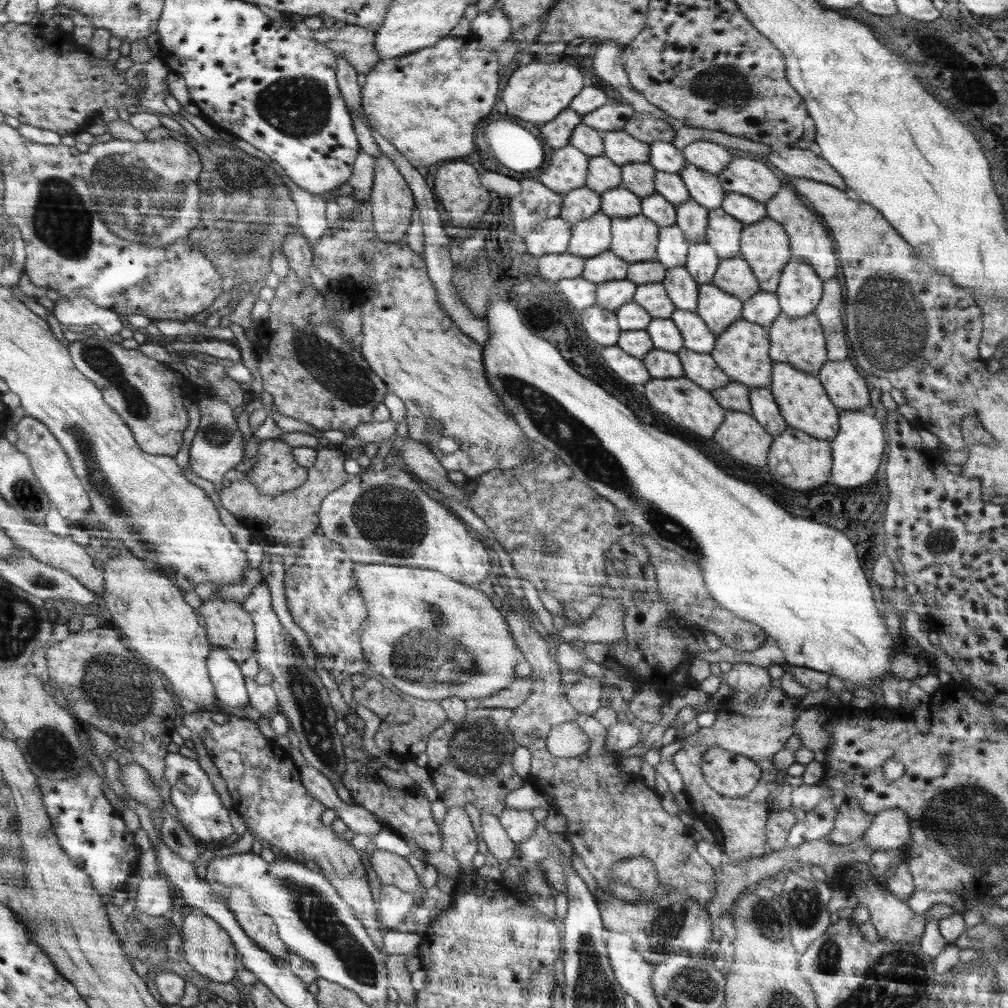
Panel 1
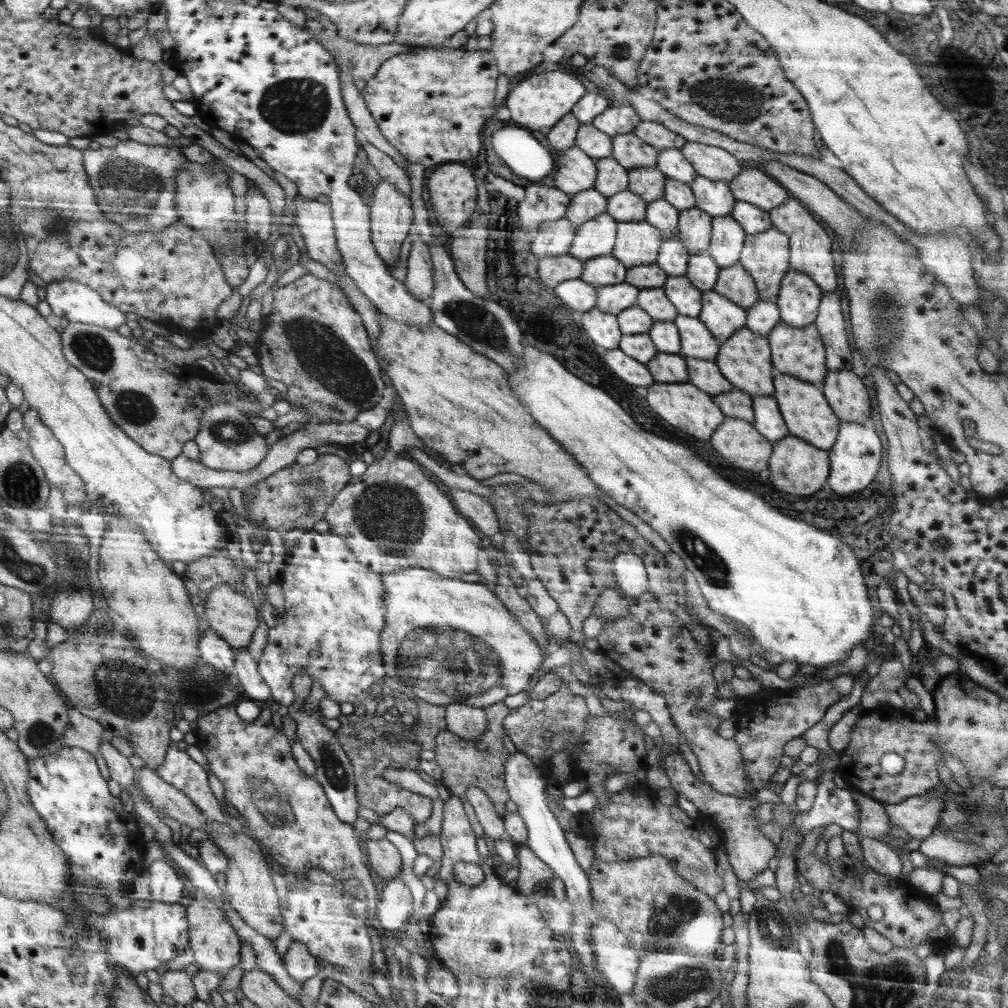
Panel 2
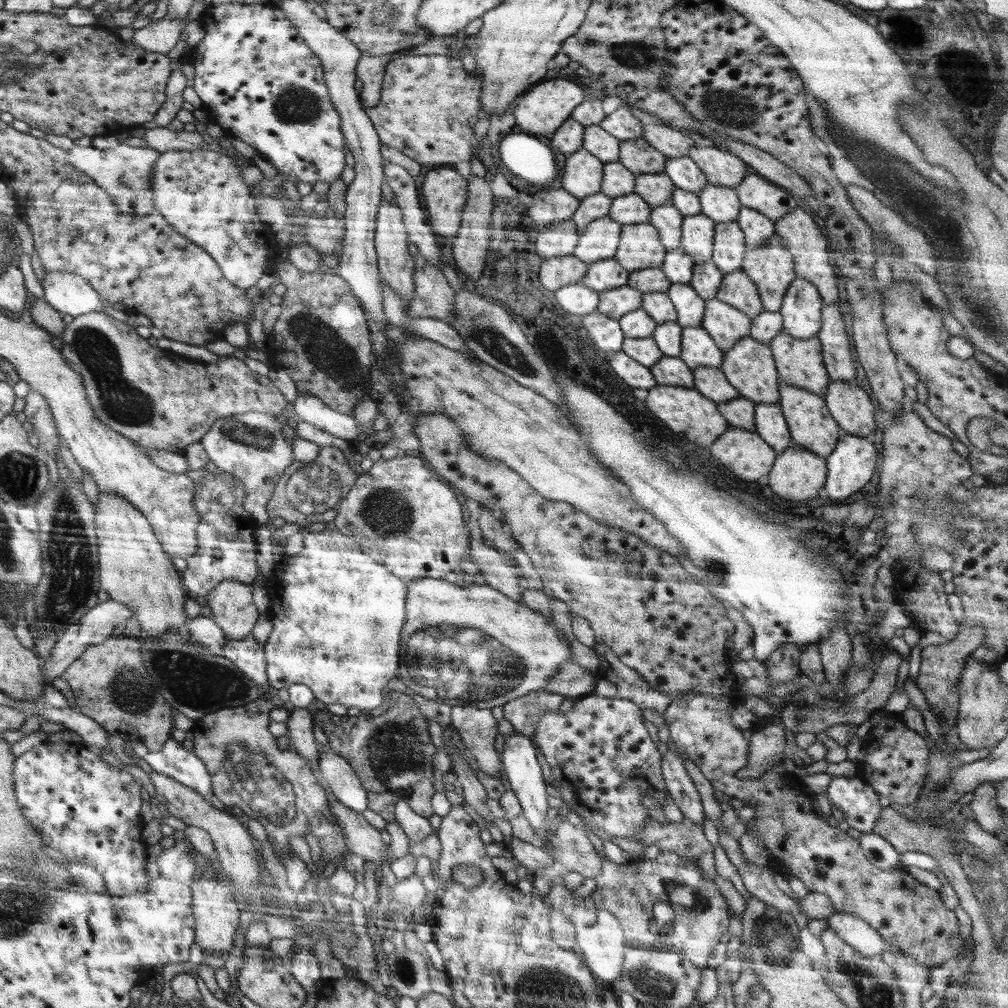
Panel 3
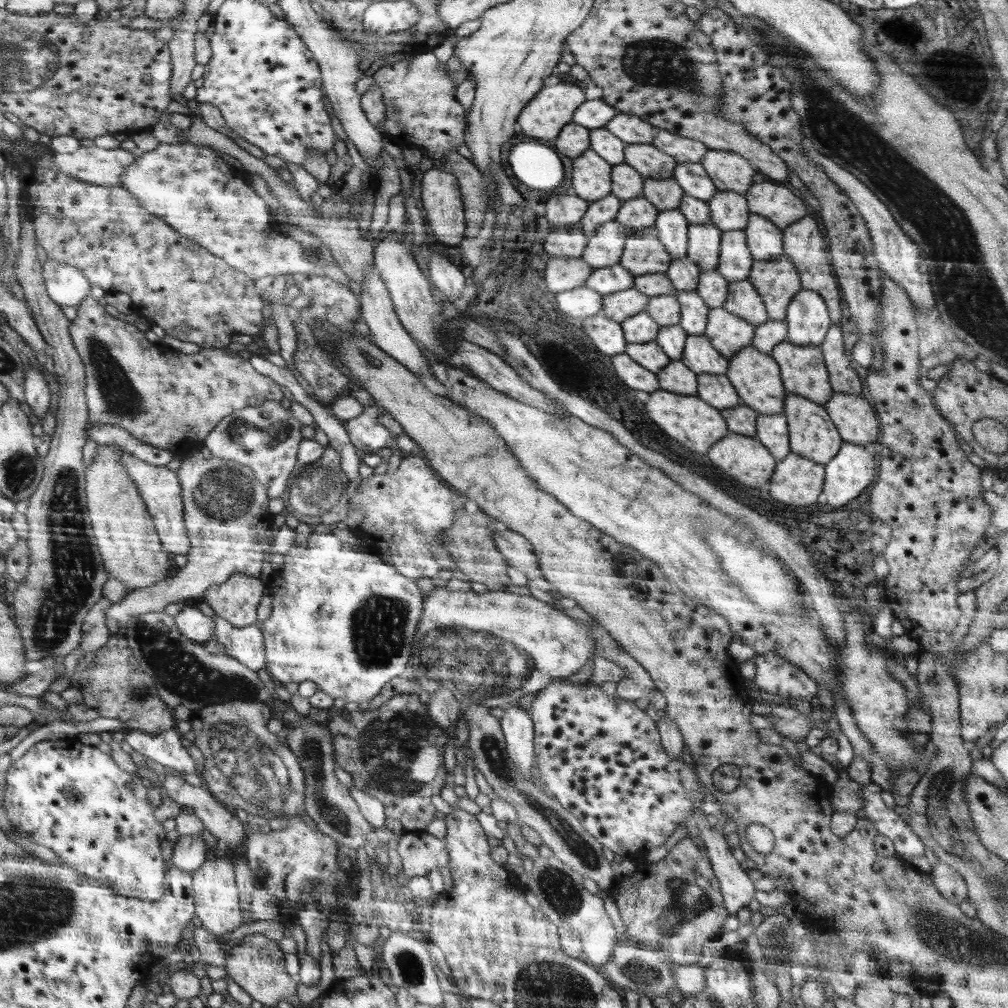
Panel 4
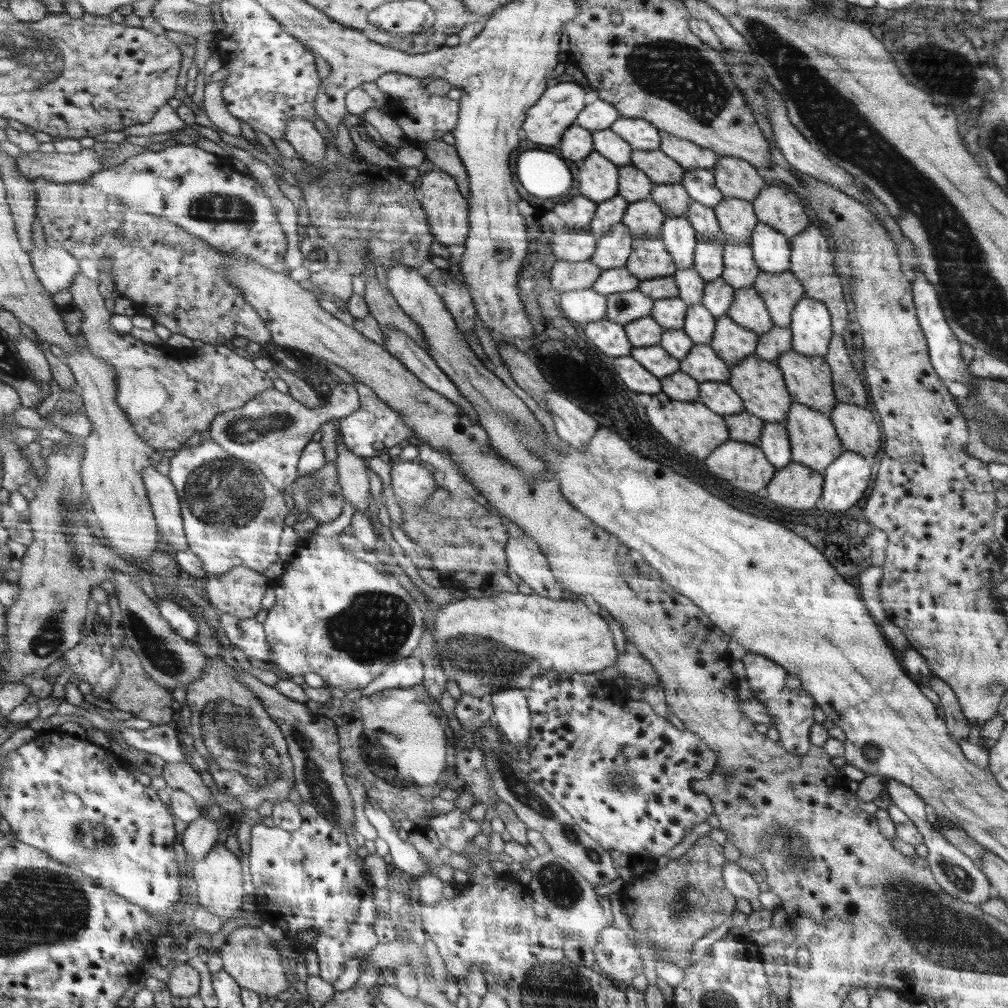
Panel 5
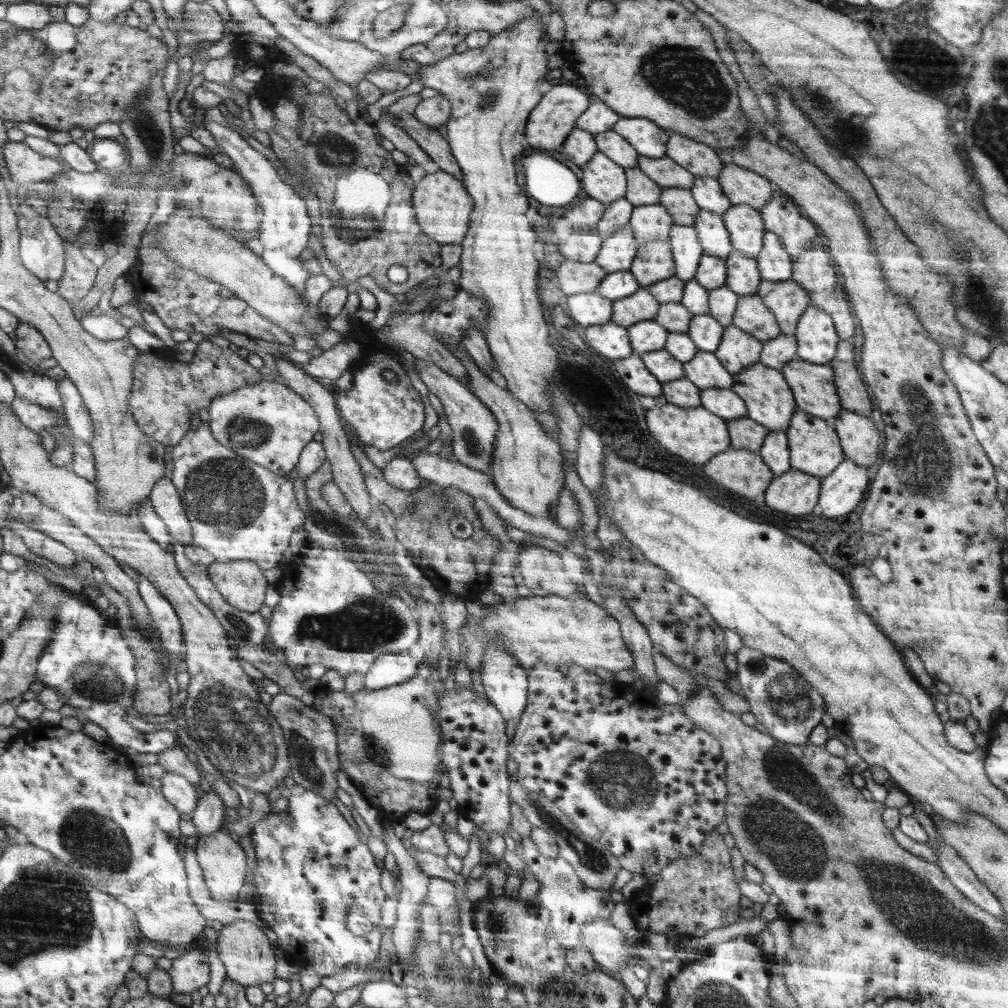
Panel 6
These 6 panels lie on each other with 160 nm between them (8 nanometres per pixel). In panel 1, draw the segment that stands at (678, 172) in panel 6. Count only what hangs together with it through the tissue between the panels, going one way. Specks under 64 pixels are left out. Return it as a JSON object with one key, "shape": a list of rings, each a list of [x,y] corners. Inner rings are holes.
{"shape":[[[610,130],[603,134],[603,155],[614,164],[624,165],[632,162],[649,162],[650,145],[630,136],[624,130]]]}

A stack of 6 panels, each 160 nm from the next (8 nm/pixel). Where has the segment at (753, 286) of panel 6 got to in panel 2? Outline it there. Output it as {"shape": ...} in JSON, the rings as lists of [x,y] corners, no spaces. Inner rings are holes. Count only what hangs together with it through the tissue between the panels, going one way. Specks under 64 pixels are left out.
{"shape":[[[732,215],[713,217],[708,250],[720,269],[732,267],[739,262],[746,236],[748,233]]]}

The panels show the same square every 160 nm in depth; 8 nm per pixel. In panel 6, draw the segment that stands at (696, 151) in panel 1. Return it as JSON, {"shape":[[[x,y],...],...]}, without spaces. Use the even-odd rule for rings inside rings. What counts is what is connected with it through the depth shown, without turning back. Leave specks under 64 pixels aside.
{"shape":[[[726,164],[721,170],[719,181],[725,195],[734,205],[749,204],[760,210],[772,199],[770,182],[753,169]]]}

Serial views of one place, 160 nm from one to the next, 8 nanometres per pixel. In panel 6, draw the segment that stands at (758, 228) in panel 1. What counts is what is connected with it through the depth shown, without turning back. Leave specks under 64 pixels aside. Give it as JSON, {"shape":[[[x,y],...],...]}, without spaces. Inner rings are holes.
{"shape":[[[794,280],[762,281],[756,293],[772,310],[782,334],[795,336],[799,319],[812,304],[812,298],[805,288]]]}

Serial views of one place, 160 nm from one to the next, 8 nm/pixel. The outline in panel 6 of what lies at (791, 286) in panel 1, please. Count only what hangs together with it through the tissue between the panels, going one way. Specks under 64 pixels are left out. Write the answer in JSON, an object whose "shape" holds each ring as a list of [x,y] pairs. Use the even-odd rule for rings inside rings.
{"shape":[[[810,304],[799,319],[796,332],[797,356],[812,364],[830,363],[838,351],[840,337],[830,314]]]}

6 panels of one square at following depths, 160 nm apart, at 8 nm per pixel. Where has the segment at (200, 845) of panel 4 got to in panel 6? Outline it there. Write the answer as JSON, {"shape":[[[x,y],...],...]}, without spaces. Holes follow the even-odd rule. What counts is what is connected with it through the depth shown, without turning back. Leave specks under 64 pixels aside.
{"shape":[[[213,790],[204,794],[200,798],[197,808],[191,812],[192,822],[198,831],[196,837],[221,830],[220,828],[228,820],[224,811],[225,807],[222,800]]]}

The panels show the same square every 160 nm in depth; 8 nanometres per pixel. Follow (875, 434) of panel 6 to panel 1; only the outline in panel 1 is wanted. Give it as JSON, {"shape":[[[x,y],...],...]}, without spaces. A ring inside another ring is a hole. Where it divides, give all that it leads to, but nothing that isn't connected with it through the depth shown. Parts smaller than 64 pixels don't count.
{"shape":[[[831,360],[817,377],[838,408],[863,411],[870,404],[866,382],[848,360]]]}

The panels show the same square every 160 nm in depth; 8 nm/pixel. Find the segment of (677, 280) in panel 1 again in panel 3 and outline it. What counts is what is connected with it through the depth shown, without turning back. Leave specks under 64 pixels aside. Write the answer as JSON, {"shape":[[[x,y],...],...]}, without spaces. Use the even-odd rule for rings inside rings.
{"shape":[[[671,283],[666,294],[677,312],[676,323],[681,327],[701,326],[706,301],[698,296],[690,284]]]}

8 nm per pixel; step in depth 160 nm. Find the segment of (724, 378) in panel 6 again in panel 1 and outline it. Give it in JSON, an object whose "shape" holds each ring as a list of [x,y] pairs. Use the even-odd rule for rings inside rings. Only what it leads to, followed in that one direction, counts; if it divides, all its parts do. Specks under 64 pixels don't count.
{"shape":[[[678,309],[673,313],[671,319],[681,332],[684,348],[704,353],[713,350],[717,338],[705,320],[698,317],[697,313]]]}

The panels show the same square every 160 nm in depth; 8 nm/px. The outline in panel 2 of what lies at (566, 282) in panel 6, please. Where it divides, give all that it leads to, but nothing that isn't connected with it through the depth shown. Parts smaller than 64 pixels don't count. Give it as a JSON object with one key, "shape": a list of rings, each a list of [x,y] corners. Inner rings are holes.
{"shape":[[[571,255],[552,256],[542,260],[542,282],[550,288],[564,280],[580,279],[584,274],[585,261]]]}

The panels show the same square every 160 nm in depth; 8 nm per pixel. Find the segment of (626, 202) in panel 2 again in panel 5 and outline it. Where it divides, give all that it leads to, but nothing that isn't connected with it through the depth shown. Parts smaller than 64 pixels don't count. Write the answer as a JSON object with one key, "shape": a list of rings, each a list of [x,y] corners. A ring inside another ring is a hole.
{"shape":[[[650,199],[629,203],[624,211],[622,224],[634,232],[634,236],[645,239],[660,239],[666,216],[659,204]]]}

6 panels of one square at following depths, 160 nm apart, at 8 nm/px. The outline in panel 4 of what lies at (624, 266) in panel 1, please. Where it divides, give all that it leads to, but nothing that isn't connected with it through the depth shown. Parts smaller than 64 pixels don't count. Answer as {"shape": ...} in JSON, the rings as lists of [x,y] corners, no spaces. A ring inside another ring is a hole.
{"shape":[[[619,263],[614,267],[593,270],[593,275],[586,280],[584,286],[592,288],[601,295],[606,295],[633,288],[634,278]]]}

